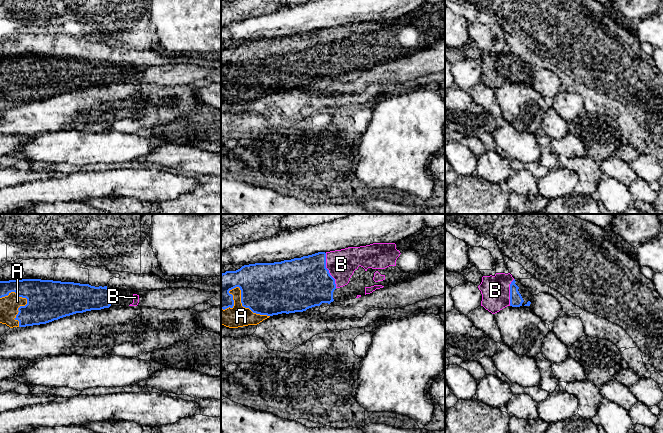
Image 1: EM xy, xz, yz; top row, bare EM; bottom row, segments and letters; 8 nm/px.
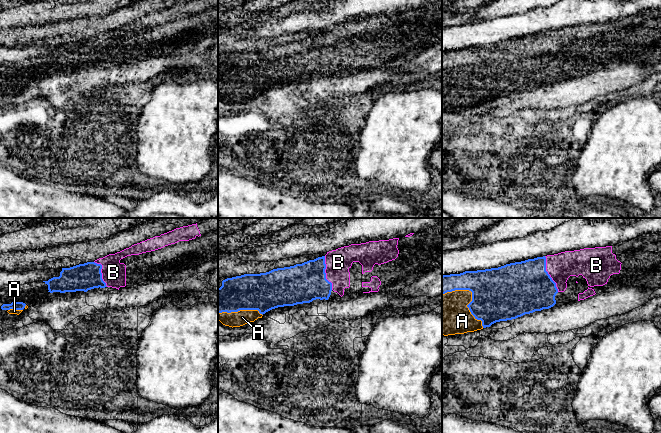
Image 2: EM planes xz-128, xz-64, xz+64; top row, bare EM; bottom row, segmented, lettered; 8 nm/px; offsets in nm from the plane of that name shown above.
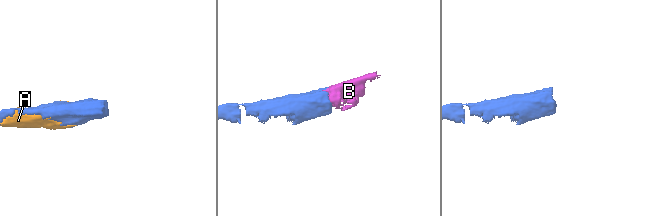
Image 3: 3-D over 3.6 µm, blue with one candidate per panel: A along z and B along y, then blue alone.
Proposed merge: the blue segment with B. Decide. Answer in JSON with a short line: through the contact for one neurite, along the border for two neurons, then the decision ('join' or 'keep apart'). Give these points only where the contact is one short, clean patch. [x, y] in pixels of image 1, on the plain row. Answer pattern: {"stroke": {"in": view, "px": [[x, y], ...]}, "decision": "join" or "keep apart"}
{"stroke": {"in": "xz", "px": [[301, 59], [328, 46], [341, 40]]}, "decision": "join"}

